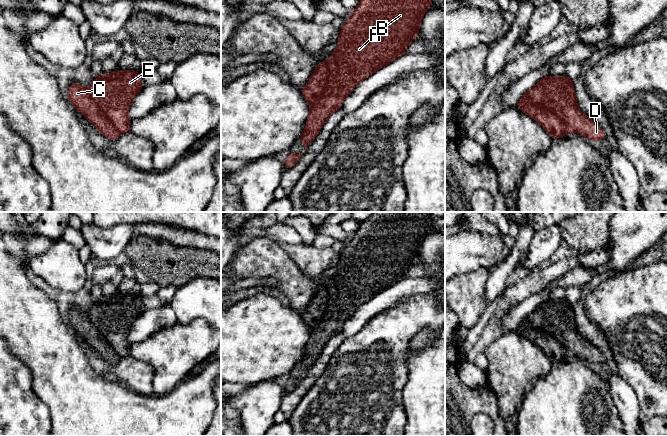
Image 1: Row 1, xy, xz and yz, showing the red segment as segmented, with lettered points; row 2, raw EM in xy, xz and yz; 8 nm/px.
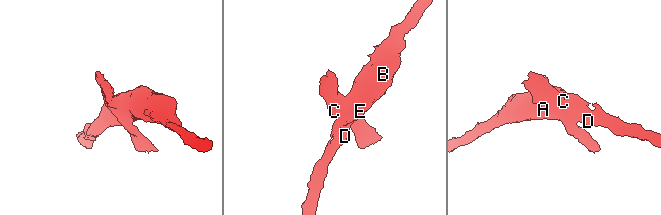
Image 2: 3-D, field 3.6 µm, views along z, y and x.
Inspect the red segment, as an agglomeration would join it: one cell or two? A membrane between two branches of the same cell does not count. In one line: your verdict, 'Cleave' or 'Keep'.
Cleave

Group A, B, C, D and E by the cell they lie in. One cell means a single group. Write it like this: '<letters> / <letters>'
A B D E / C

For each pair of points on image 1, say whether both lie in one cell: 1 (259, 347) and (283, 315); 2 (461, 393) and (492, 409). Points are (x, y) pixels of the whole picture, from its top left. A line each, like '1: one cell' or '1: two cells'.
1: one cell
2: one cell

